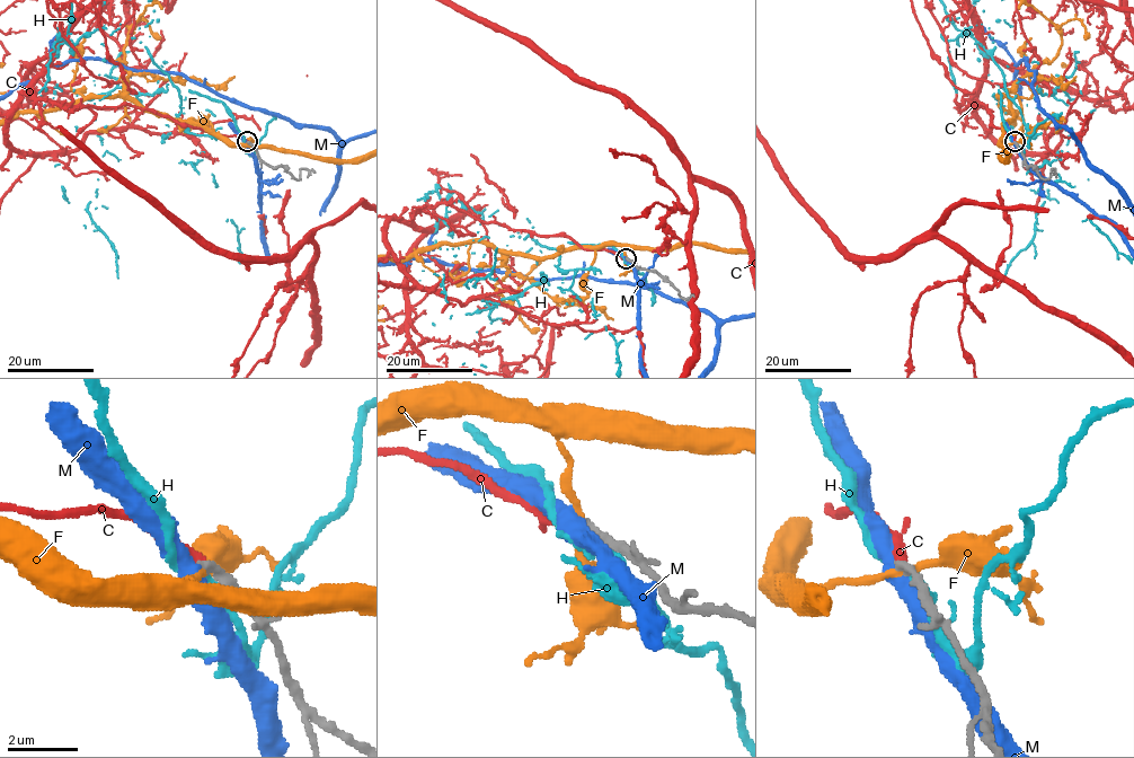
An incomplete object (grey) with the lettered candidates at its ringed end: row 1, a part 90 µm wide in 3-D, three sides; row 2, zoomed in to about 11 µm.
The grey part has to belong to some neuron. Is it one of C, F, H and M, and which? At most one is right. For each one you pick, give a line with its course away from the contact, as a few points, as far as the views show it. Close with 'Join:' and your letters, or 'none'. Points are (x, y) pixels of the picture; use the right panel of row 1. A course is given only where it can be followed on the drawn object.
Join: C

